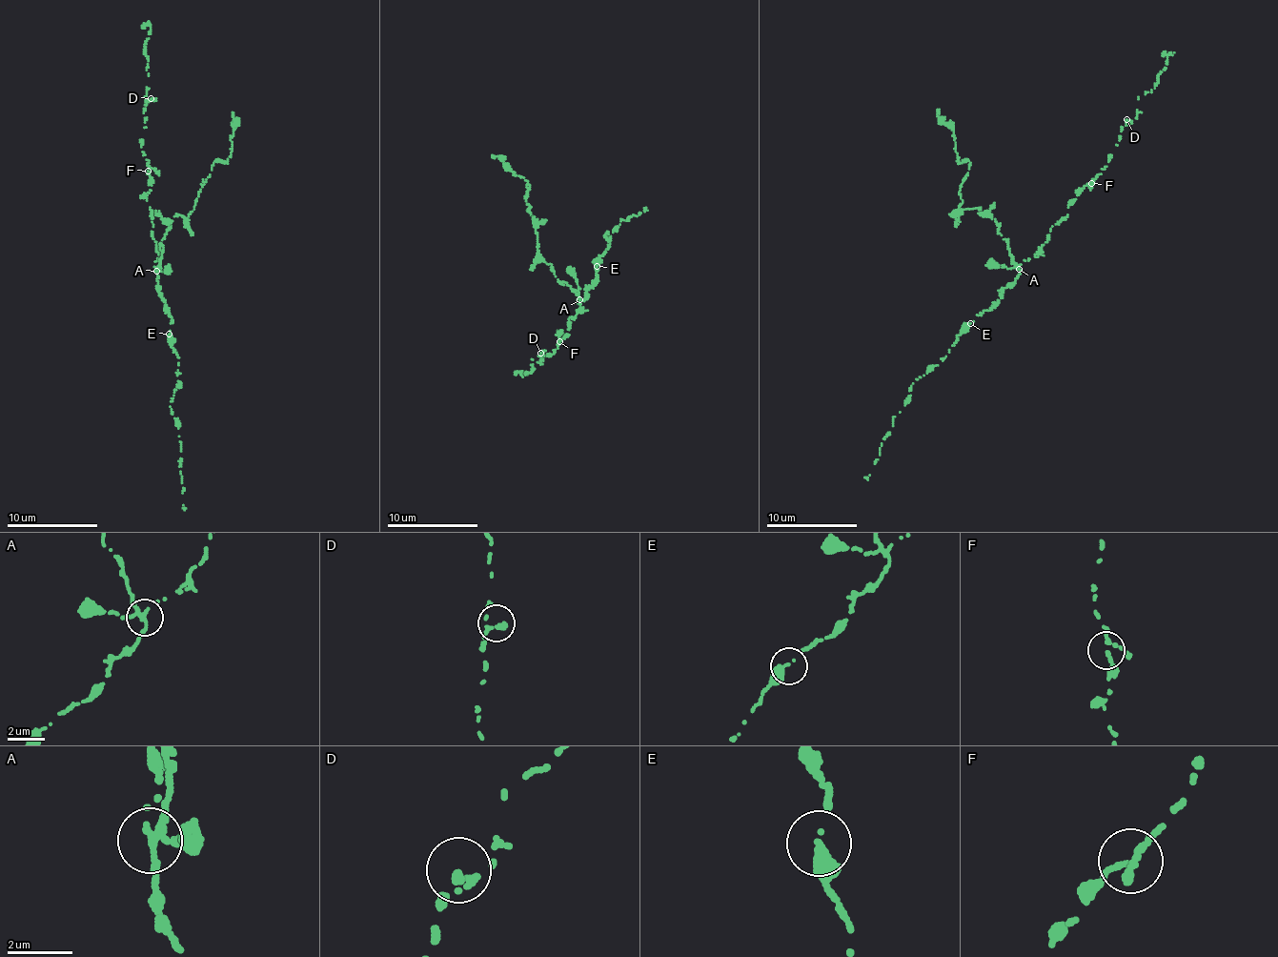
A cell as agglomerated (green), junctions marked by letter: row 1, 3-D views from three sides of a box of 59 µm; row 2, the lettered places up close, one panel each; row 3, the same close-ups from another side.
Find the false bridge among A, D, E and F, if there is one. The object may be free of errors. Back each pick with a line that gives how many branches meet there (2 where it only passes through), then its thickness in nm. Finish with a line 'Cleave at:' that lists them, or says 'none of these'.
A: 3 | 200 nm
Cleave at: A

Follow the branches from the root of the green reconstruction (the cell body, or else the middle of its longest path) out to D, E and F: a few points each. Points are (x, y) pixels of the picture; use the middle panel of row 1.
D: (578, 300), (581, 307), (568, 319), (568, 329), (560, 330), (557, 348), (541, 358), (540, 353)
E: (578, 300), (584, 301), (586, 291), (596, 282), (597, 266)
F: (578, 300), (577, 303), (581, 307), (575, 317), (568, 319), (568, 329), (560, 330), (559, 341)

